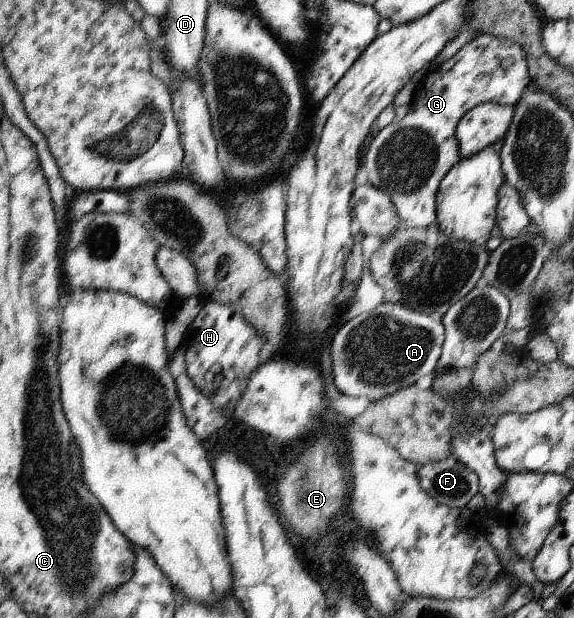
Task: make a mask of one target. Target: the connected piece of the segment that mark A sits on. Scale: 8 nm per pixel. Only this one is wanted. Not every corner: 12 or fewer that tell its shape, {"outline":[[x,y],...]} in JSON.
{"outline":[[384,301],[334,335],[336,389],[371,403],[436,371],[445,327]]}

